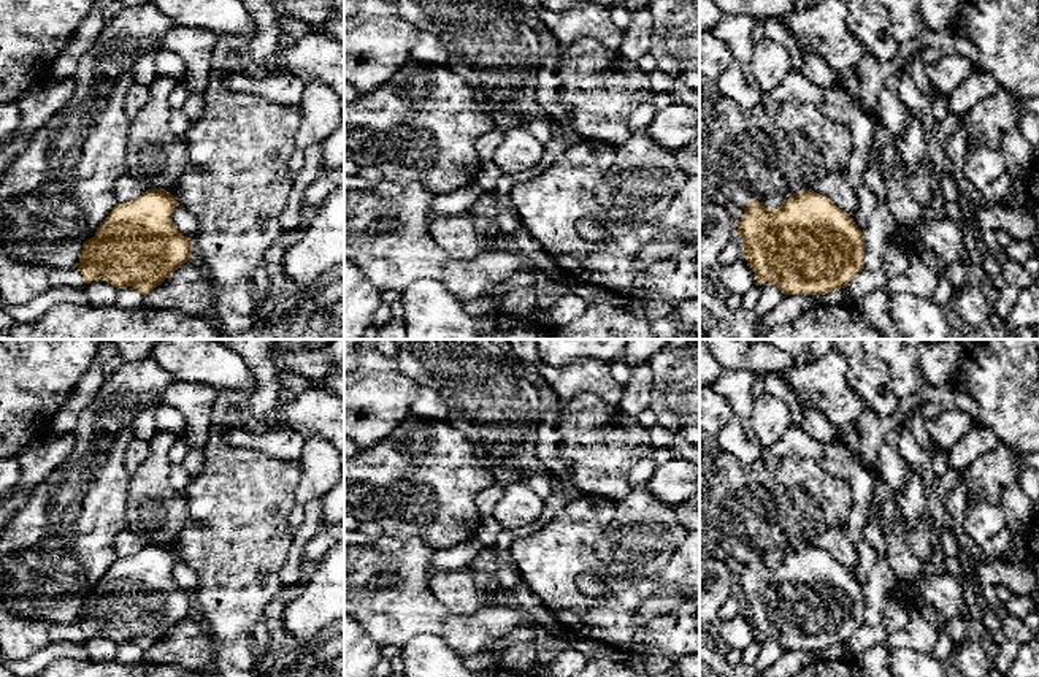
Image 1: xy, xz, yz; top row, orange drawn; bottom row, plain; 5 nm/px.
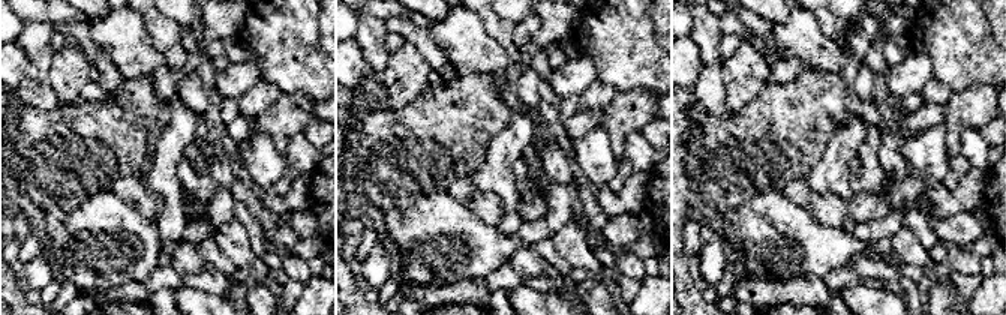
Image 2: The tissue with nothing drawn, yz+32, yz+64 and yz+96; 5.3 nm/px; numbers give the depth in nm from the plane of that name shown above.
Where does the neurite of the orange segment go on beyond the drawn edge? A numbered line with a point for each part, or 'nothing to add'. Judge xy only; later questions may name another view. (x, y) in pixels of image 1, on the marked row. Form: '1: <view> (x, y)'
nothing to add

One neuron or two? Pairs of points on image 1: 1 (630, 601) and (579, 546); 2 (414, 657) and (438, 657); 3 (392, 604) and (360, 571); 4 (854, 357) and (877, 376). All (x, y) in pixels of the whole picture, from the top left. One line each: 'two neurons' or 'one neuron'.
1: one neuron
2: one neuron
3: one neuron
4: one neuron

